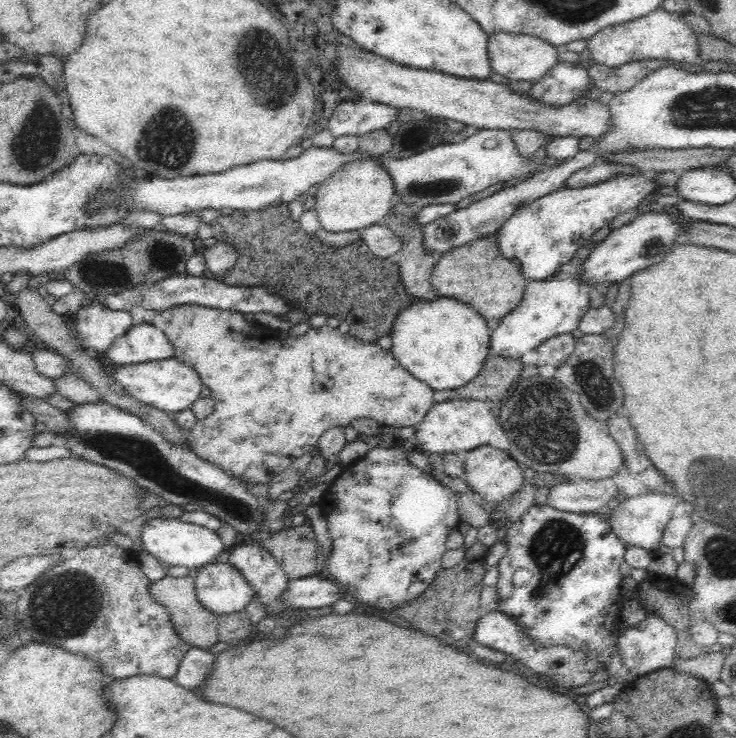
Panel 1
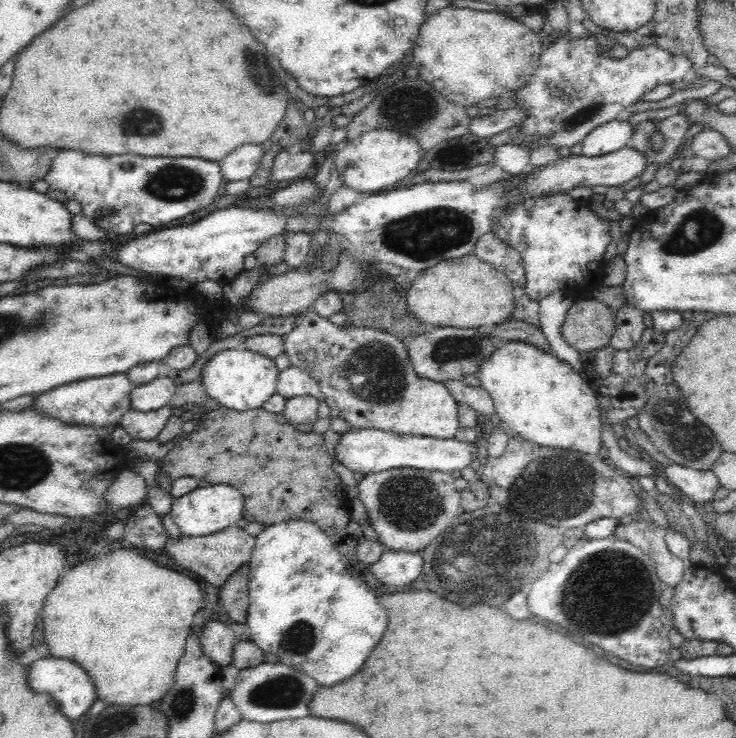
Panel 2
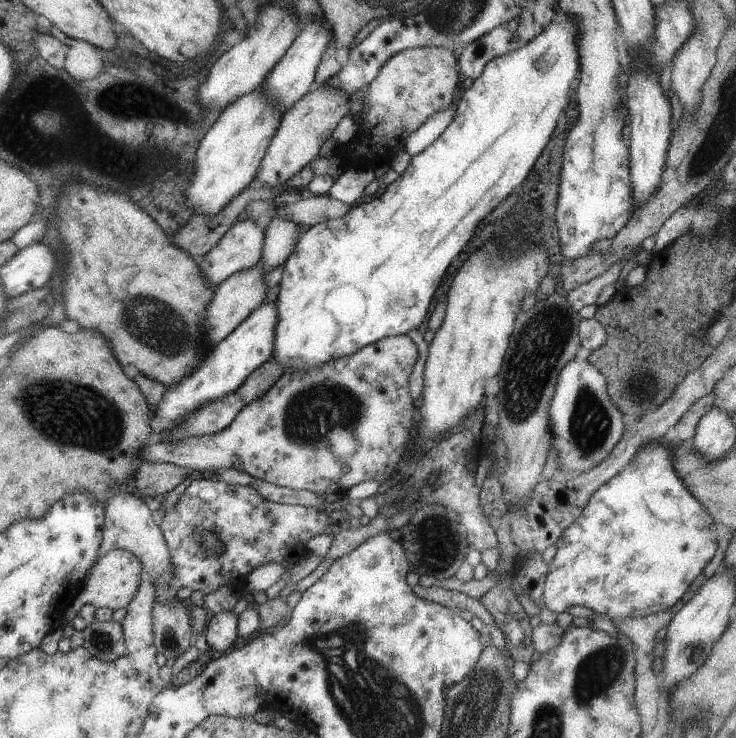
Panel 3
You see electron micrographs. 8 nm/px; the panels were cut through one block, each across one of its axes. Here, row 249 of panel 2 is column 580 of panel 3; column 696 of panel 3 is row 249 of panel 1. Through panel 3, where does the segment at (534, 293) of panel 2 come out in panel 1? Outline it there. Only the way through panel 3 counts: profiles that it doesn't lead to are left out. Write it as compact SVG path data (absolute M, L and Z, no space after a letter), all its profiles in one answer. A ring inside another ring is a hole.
M653 173L614 174L612 178L604 180L600 184L588 185L579 189L559 189L548 193L546 196L537 198L527 207L518 209L505 223L495 232L498 246L506 258L518 263L524 278L532 278L533 281L546 280L552 277L560 264L568 264L574 256L585 250L585 242L590 236L608 222L616 218L618 214L634 210L641 200L653 195L662 188Z

